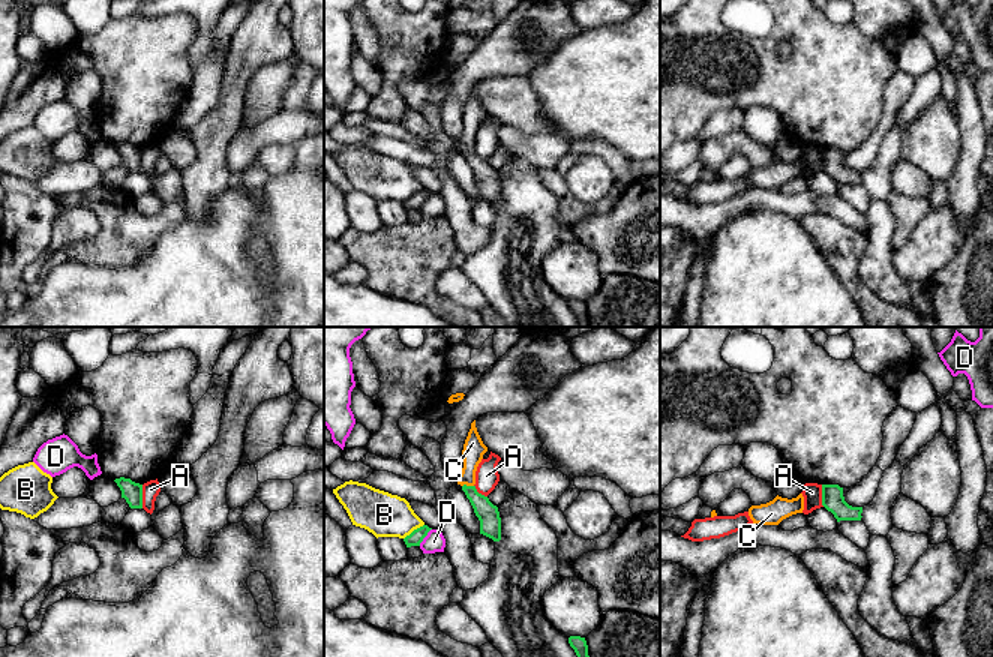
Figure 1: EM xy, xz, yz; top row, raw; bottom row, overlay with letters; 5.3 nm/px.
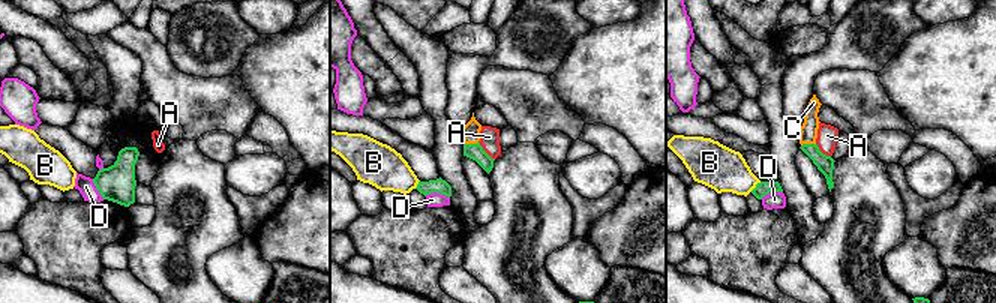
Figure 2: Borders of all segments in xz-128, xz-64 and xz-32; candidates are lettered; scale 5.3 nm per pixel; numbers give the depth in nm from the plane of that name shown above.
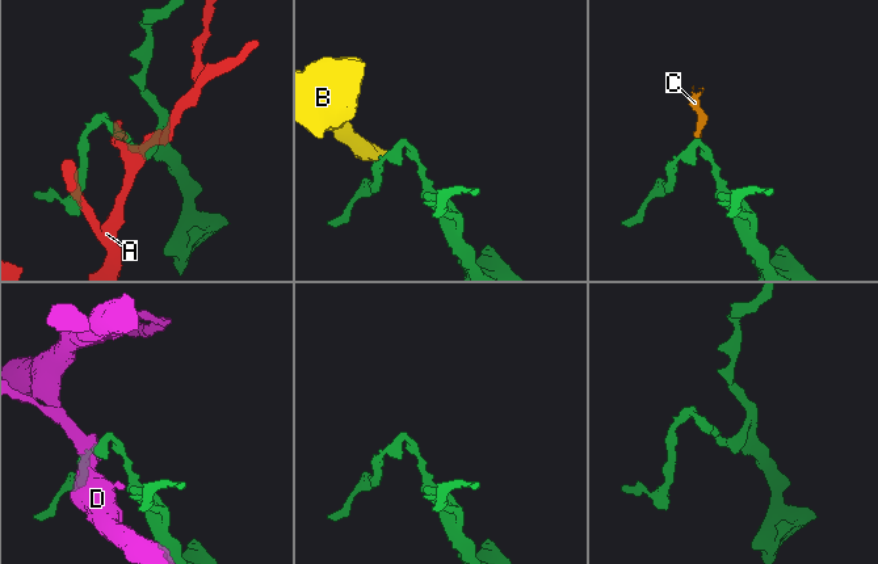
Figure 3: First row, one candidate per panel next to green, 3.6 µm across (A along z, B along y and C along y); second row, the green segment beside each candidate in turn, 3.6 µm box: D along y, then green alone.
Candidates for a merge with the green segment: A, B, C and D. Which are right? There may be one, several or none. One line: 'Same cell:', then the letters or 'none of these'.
Same cell: C

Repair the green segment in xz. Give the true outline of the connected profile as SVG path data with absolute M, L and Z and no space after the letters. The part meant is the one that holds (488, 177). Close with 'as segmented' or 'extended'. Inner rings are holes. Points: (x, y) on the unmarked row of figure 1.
M476 84L471 87L471 93L464 108L462 123L464 132L459 140L458 148L462 150L466 162L470 164L476 180L480 184L480 198L492 202L494 206L501 204L501 182L498 171L494 170L488 160L482 159L476 153L476 135L478 128L483 123L483 118L488 116L488 111L483 108L477 92Z | extended

